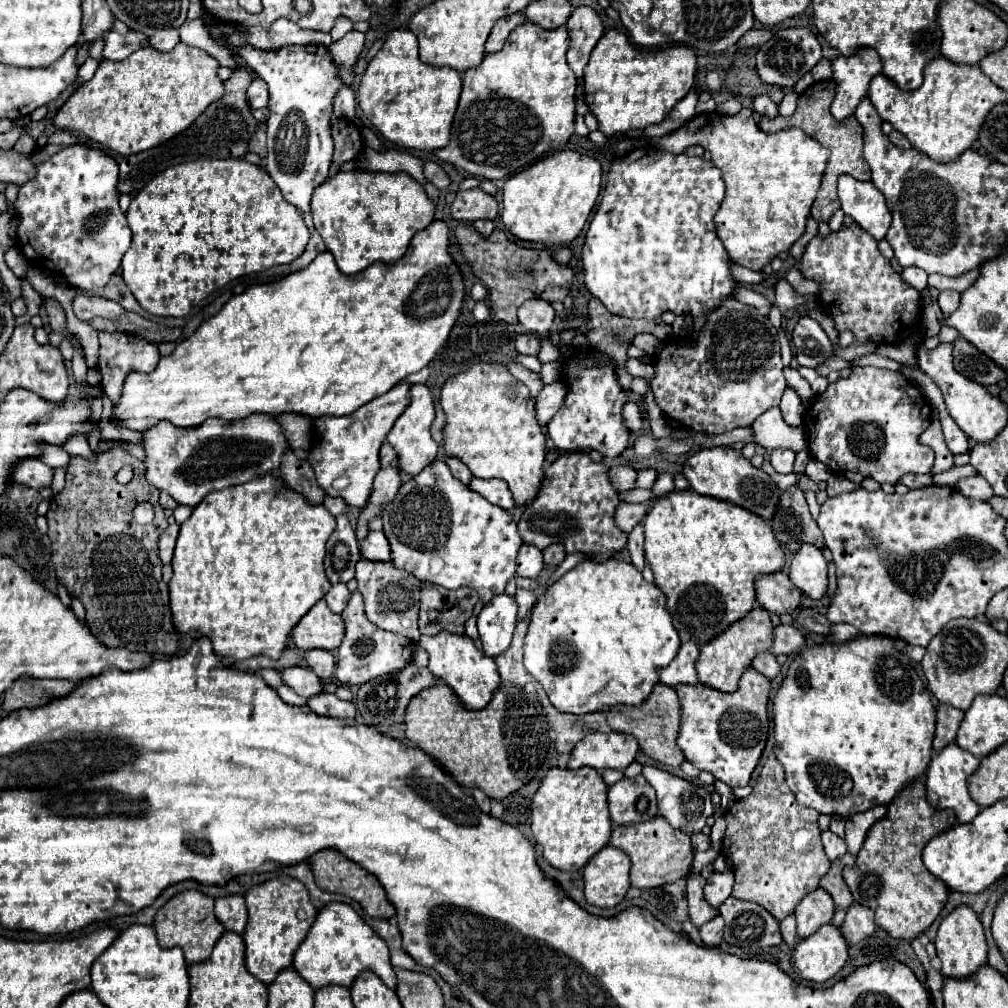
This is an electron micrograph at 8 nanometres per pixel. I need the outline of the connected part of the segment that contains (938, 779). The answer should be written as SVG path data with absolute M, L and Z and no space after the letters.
M948 744L948 748L944 748L944 752L936 754L930 762L930 768L926 774L928 802L938 810L952 808L956 812L960 824L972 822L976 818L976 814L980 812L980 806L968 794L968 778L978 770L978 766L980 766L980 760L970 756L970 752L964 752L958 744Z

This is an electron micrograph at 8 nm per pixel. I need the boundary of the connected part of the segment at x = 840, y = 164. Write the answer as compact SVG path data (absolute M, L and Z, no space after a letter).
M832 80L814 82L810 88L806 88L806 92L802 92L798 96L796 112L792 116L788 116L788 118L776 116L776 118L762 118L760 120L760 128L764 132L780 132L784 128L796 126L830 150L830 160L828 160L828 166L826 166L826 172L824 172L824 178L822 178L820 192L818 192L816 202L812 204L812 218L818 220L818 222L828 222L832 218L832 214L840 208L837 195L837 182L840 174L850 174L858 180L870 180L870 166L862 158L862 134L864 134L864 130L860 128L860 122L854 116L838 122L830 114L832 100L834 100L834 82Z

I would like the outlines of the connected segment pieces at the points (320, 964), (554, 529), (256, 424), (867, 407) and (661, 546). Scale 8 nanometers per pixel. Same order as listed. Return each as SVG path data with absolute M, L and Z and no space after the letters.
M330 902L326 904L306 940L300 944L298 952L294 954L294 968L300 972L300 976L314 988L320 990L324 986L346 986L350 988L352 982L364 972L370 970L374 972L388 988L396 988L396 972L390 964L390 950L384 944L384 940L354 912L352 906L342 904L342 902Z
M566 452L546 468L546 482L532 504L522 510L518 532L526 544L540 550L560 542L568 554L582 552L594 562L606 562L616 552L626 548L628 534L614 522L614 512L620 504L618 492L608 478L610 466L592 462L586 452Z
M252 414L248 420L206 420L204 428L196 428L196 432L180 432L180 428L172 428L172 424L158 424L152 432L144 432L144 450L148 456L144 462L146 480L158 490L168 492L178 504L196 508L208 492L250 482L264 474L276 474L278 482L286 484L280 472L280 462L284 452L290 450L290 444L284 436L284 428L274 416Z
M856 368L850 378L838 380L828 386L826 392L818 394L812 406L804 414L804 426L808 430L810 454L826 464L832 474L846 472L850 482L862 482L864 478L874 478L880 484L896 484L904 474L926 474L934 466L934 450L920 444L920 434L930 426L930 404L908 378L900 372L884 368Z
M674 490L666 498L658 500L650 514L644 518L644 552L646 562L654 572L654 584L668 598L668 612L682 640L692 640L698 646L710 642L712 638L726 632L734 622L742 620L756 606L754 580L760 574L780 572L786 564L784 550L774 538L768 522L760 520L752 512L728 504L724 500L700 496L692 490Z

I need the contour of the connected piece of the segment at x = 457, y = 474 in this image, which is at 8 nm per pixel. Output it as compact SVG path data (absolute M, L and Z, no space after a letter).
M446 458L446 464L448 464L448 468L450 468L450 472L452 472L452 476L454 478L458 478L460 482L464 482L464 484L468 484L468 480L472 478L472 474L470 474L470 470L466 468L466 464L462 464L458 458Z

